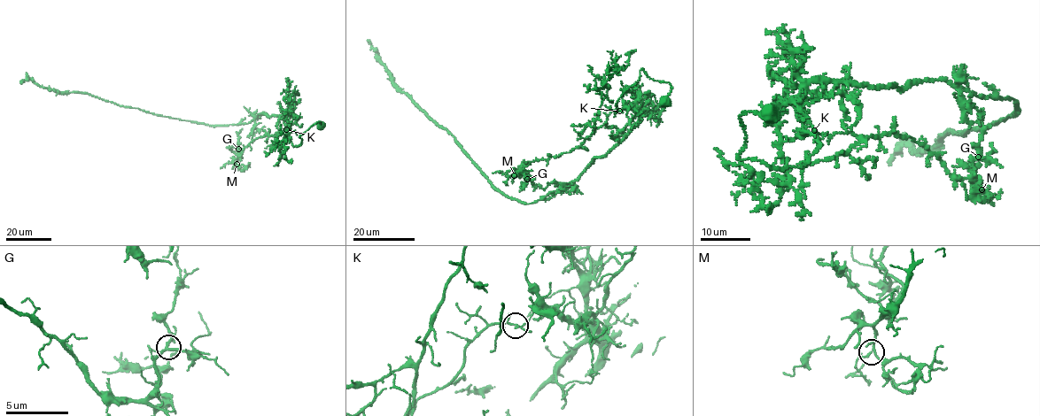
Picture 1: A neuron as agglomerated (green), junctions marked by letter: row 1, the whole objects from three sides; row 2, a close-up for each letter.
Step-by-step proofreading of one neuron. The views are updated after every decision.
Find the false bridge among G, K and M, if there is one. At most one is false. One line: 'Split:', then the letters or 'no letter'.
Split: K

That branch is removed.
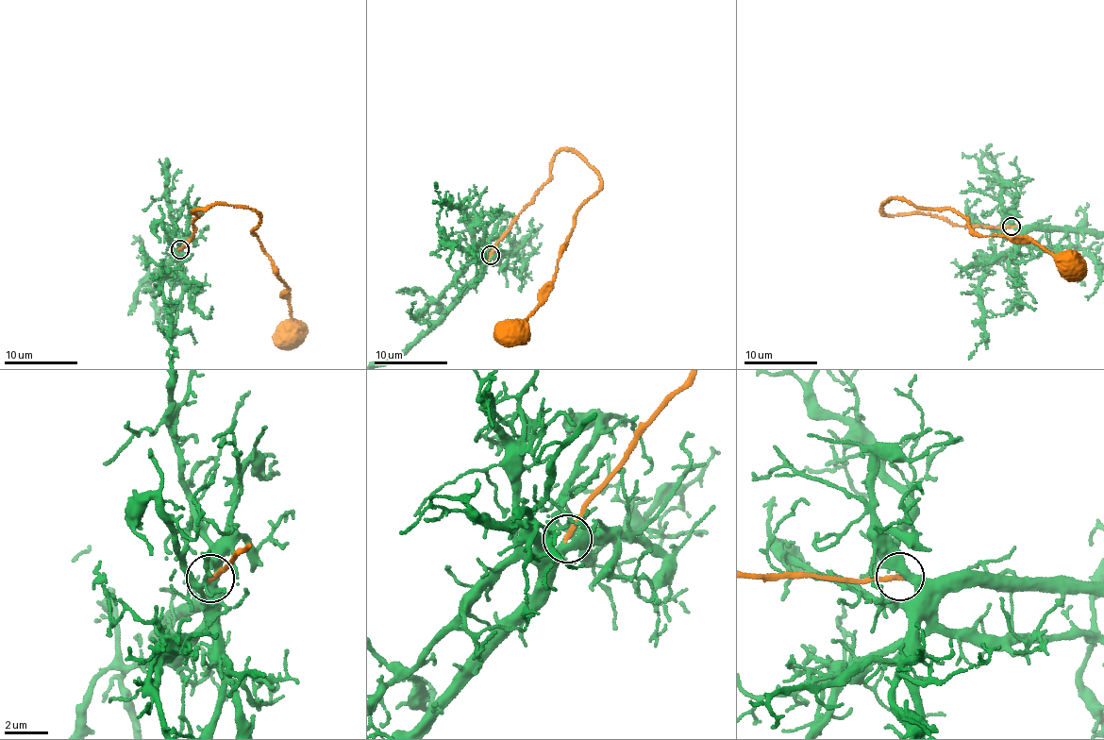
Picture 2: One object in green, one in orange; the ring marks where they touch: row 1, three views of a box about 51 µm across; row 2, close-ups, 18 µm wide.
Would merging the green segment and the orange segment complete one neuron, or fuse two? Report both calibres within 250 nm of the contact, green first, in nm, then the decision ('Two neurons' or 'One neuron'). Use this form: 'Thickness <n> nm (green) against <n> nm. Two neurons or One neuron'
Thickness 280 nm (green) against 240 nm. One neuron

